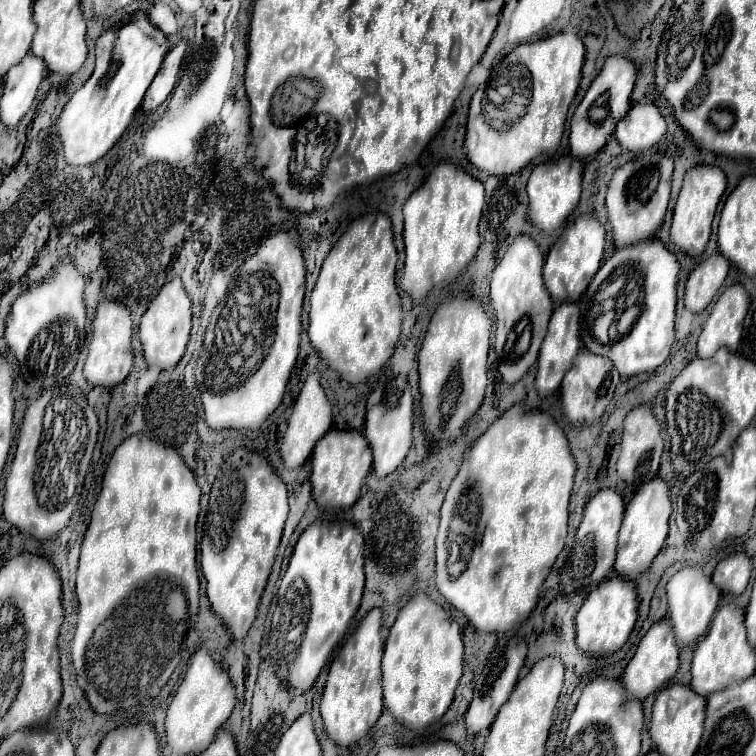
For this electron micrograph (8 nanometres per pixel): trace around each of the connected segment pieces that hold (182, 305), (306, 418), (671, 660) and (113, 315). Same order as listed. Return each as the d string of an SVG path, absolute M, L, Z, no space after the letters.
M178 277L168 281L158 295L150 301L146 313L140 319L140 343L144 349L144 359L148 365L160 367L160 369L170 369L176 367L180 357L186 351L186 343L190 337L190 327L192 327L192 313L190 313L190 297L184 291L184 285Z
M312 371L312 373L306 377L304 387L302 387L302 391L300 391L296 403L294 403L292 415L290 415L290 419L288 419L288 429L286 429L286 435L284 435L284 441L282 441L282 449L280 449L282 459L284 459L284 465L286 465L288 469L294 469L294 467L302 465L302 463L310 457L310 453L312 453L316 441L318 441L330 427L332 427L332 405L330 405L328 397L326 397L326 393L324 393L324 389L322 389L322 385L320 385L320 375L318 375L318 371Z
M664 617L662 621L654 623L648 633L644 635L644 639L640 641L634 657L630 659L630 663L624 669L622 675L622 683L628 691L628 697L632 699L640 699L644 701L650 693L658 691L666 681L670 681L678 671L678 645L676 645L676 635L672 635L672 623L668 623L668 617Z
M104 299L98 309L96 317L92 321L92 341L84 365L84 377L88 379L90 385L104 385L104 387L114 387L120 381L126 379L128 371L132 369L132 315L130 311L116 301Z

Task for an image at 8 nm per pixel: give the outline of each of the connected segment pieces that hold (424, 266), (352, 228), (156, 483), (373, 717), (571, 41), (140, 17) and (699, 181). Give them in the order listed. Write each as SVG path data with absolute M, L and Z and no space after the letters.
M440 161L426 181L410 195L404 205L406 267L402 287L414 301L426 297L426 293L438 283L454 281L474 259L480 245L478 223L482 207L482 183L466 171L456 169L450 161Z
M368 213L354 219L338 243L332 247L322 263L318 283L310 295L310 343L348 383L366 381L378 373L392 357L402 325L402 303L396 287L398 253L392 239L392 225L388 215Z
M144 433L128 437L116 447L92 509L76 575L80 611L72 641L72 659L82 691L88 691L88 683L84 683L84 655L92 647L96 627L120 607L124 595L132 595L140 587L140 579L148 579L148 575L172 575L172 579L180 579L184 591L188 591L188 627L194 625L200 599L196 569L198 505L200 487L194 473L172 447L164 447Z
M372 609L356 627L352 635L352 643L344 643L328 669L328 679L324 685L322 701L320 701L320 715L328 737L338 745L352 745L362 739L368 729L378 721L384 709L382 697L382 613L380 609Z
M556 33L534 43L522 43L508 53L492 69L492 83L486 83L488 91L492 91L492 95L496 95L496 91L500 91L500 95L528 95L528 107L524 107L520 123L512 123L508 131L492 131L492 127L484 123L484 99L488 99L488 91L478 89L470 101L464 141L470 163L490 175L512 175L524 169L540 153L556 153L564 133L566 113L580 85L582 65L584 43L576 33Z
M136 11L130 23L118 31L116 41L110 31L104 31L98 37L96 69L92 77L70 97L56 123L68 165L92 165L114 147L140 107L168 49L170 45L166 35L154 27L142 11Z
M696 165L686 171L684 183L682 183L682 189L680 189L676 207L674 207L670 239L674 245L678 245L688 255L692 255L692 257L702 255L702 251L710 239L712 219L714 219L714 213L716 213L716 207L718 207L718 201L720 201L724 189L726 189L726 175L720 167Z

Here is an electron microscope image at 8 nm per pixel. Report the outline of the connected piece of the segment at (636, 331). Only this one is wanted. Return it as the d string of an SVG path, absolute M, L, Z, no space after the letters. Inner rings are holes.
M658 237L646 239L642 243L636 245L626 245L622 249L618 249L596 273L594 281L590 283L588 291L584 293L584 297L580 299L580 307L582 307L582 317L580 317L580 337L582 343L588 351L596 353L596 355L604 355L608 359L612 359L616 371L622 377L632 377L638 373L646 373L646 371L654 371L658 365L662 365L668 355L670 355L670 347L674 343L674 311L676 311L676 289L678 289L678 261L676 257L662 245L662 241ZM632 261L642 269L642 289L634 291L634 295L630 293L630 299L626 297L626 313L628 315L628 327L620 327L620 317L614 317L610 329L608 329L608 339L606 341L598 341L594 337L594 325L596 325L596 315L600 315L594 307L594 293L598 291L598 287L602 285L602 281L606 281L606 277L622 263Z

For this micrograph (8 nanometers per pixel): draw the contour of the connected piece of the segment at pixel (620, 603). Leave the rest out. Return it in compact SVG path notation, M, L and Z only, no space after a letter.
M614 575L604 579L584 601L576 615L576 645L590 653L614 653L618 651L634 629L638 619L638 593L630 579Z

